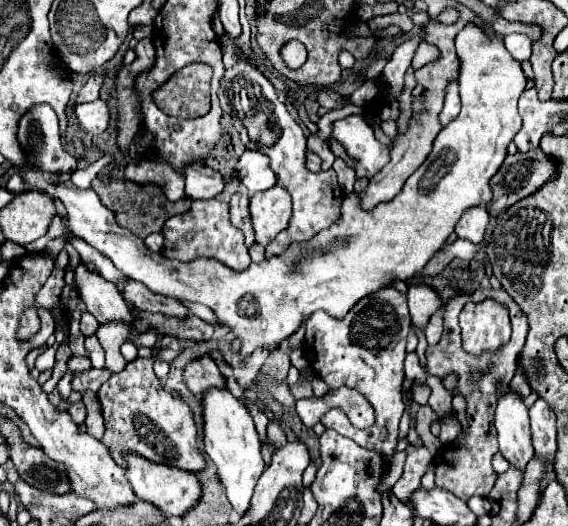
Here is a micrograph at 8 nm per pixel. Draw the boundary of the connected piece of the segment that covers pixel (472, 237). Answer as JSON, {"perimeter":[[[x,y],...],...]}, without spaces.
{"perimeter":[[[479,205],[469,207],[469,209],[465,209],[459,223],[455,225],[455,233],[473,243],[479,243],[483,239],[487,223],[489,223],[489,213],[483,207],[479,207]]]}

